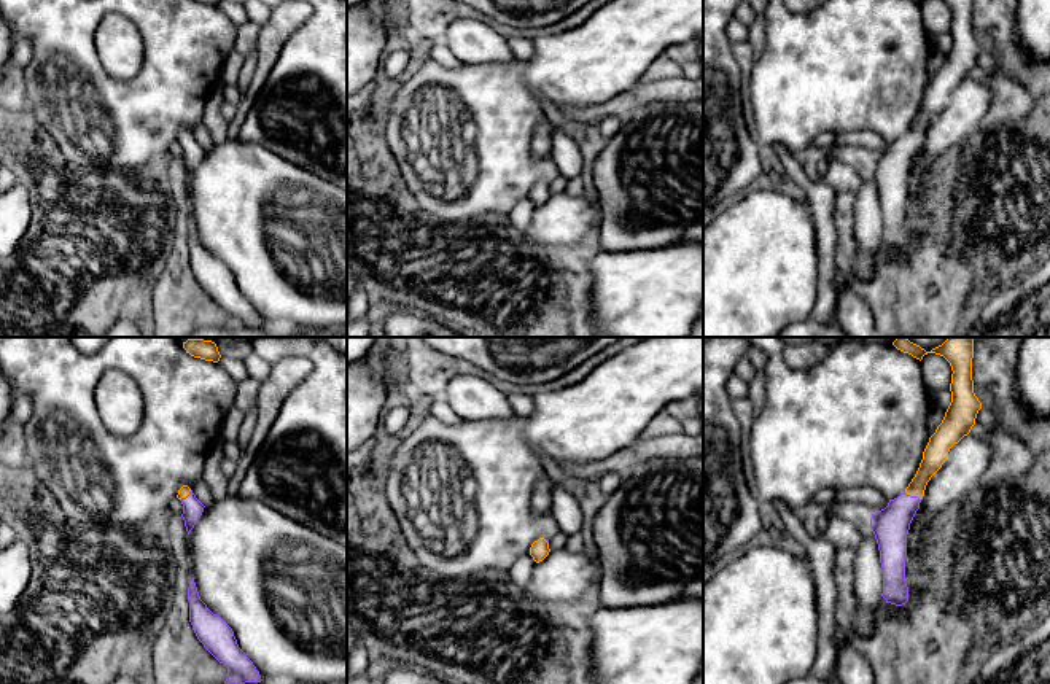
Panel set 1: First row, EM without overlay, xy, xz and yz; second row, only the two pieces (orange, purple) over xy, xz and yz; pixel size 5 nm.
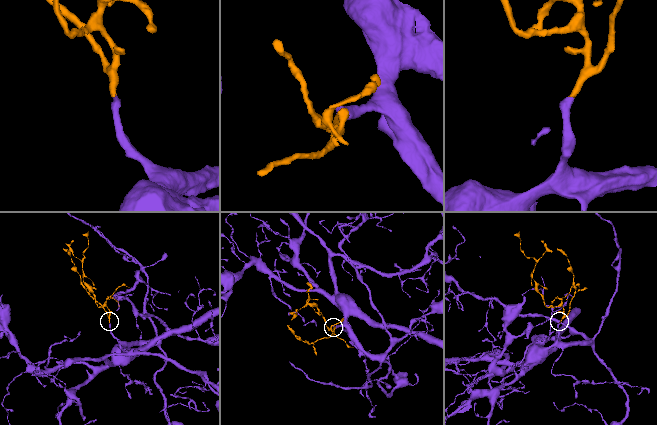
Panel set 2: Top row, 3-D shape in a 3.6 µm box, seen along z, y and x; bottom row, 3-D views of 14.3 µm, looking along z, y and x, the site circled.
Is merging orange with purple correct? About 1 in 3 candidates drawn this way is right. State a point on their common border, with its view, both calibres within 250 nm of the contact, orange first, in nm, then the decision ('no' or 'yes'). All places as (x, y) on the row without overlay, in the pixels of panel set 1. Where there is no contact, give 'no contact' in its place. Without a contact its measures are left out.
contact yz (912, 139); calibres 120 and 190 nm; yes

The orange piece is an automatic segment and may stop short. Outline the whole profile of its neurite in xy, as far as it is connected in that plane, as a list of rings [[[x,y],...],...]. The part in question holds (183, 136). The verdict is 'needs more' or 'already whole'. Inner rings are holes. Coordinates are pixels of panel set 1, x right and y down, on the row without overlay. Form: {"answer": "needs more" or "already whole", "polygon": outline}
{"answer": "needs more", "polygon": [[[183,129],[178,134],[177,142],[183,148],[181,161],[185,164],[186,175],[189,178],[194,169],[197,167],[197,164],[200,162],[205,150],[196,142],[196,138],[192,137],[192,134],[188,129]]]}

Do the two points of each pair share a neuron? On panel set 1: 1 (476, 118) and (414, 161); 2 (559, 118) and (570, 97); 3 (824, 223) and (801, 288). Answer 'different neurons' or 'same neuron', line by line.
1: same neuron
2: different neurons
3: different neurons

